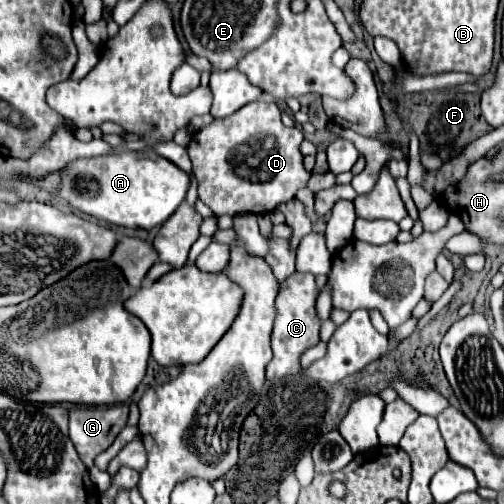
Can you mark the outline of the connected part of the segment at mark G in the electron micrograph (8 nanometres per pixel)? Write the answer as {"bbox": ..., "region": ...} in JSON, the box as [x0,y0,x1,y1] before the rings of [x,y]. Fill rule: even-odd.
{"bbox":[70,405,128,467],"region":[[[128,405],[80,407],[70,411],[70,439],[86,467],[114,443],[126,421]]]}

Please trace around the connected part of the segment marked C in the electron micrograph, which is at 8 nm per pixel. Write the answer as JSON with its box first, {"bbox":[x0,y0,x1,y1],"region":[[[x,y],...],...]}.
{"bbox":[266,273,320,377],"region":[[[294,273],[282,281],[280,293],[276,297],[276,321],[272,331],[272,351],[274,359],[266,367],[266,377],[284,377],[288,373],[298,373],[300,357],[308,347],[314,347],[320,341],[320,319],[316,315],[316,297],[318,287],[312,273]]]}

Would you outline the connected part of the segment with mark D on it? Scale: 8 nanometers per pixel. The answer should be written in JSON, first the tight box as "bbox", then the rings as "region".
{"bbox":[188,101,310,215],"region":[[[252,101],[240,107],[236,113],[214,119],[210,127],[202,127],[192,135],[188,143],[188,155],[198,179],[198,197],[214,211],[214,215],[240,215],[240,213],[270,213],[278,205],[290,201],[300,187],[306,185],[310,173],[302,165],[302,131],[298,127],[286,127],[280,119],[280,109],[274,101]]]}

